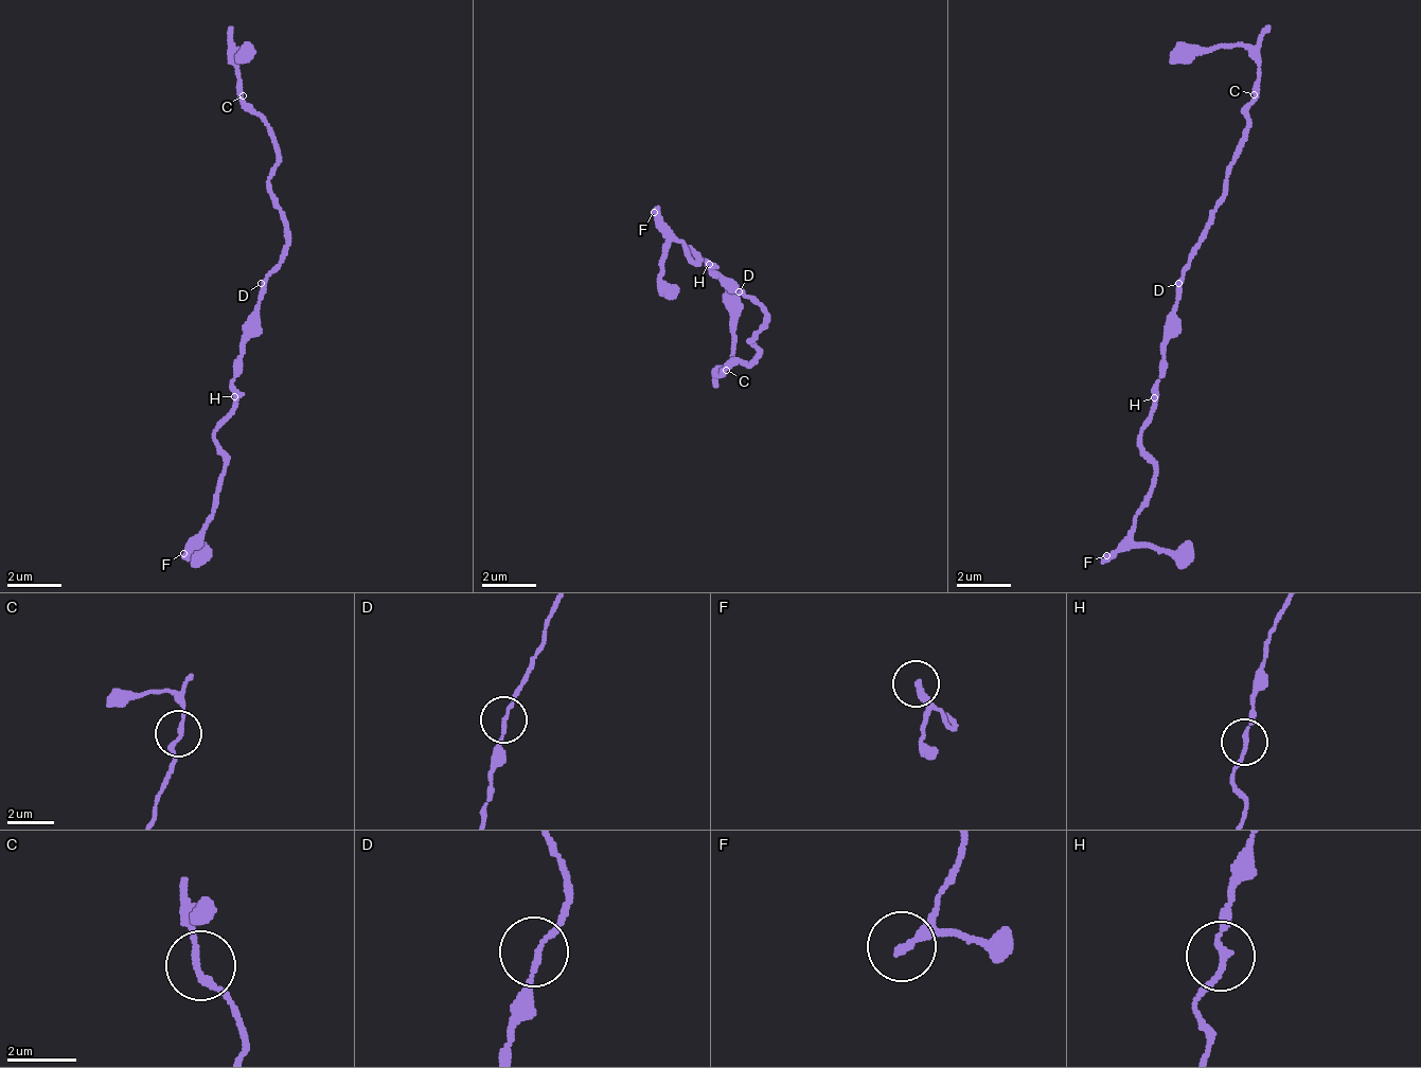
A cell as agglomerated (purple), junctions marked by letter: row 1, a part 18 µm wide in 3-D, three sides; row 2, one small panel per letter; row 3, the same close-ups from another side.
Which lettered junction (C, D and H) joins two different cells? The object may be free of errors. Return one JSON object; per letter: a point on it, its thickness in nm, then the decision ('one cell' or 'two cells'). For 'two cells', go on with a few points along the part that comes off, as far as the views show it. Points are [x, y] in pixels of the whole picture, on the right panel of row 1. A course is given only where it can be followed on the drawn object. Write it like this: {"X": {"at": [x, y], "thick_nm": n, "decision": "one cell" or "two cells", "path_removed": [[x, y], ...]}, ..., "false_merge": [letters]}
{"C": {"at": [1254, 94], "thick_nm": 170, "decision": "one cell"}, "D": {"at": [1178, 283], "thick_nm": 140, "decision": "one cell"}, "H": {"at": [1154, 397], "thick_nm": 170, "decision": "two cells", "path_removed": [[1152, 399], [1139, 433], [1153, 494], [1133, 535], [1180, 549], [1194, 562]]}, "false_merge": ["H"]}

